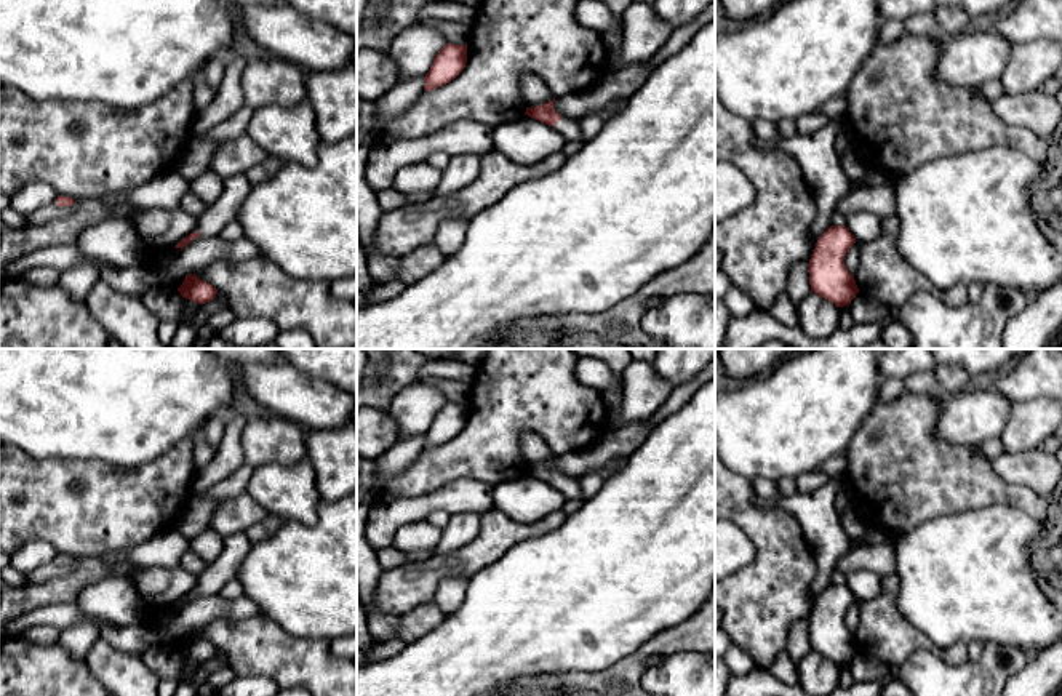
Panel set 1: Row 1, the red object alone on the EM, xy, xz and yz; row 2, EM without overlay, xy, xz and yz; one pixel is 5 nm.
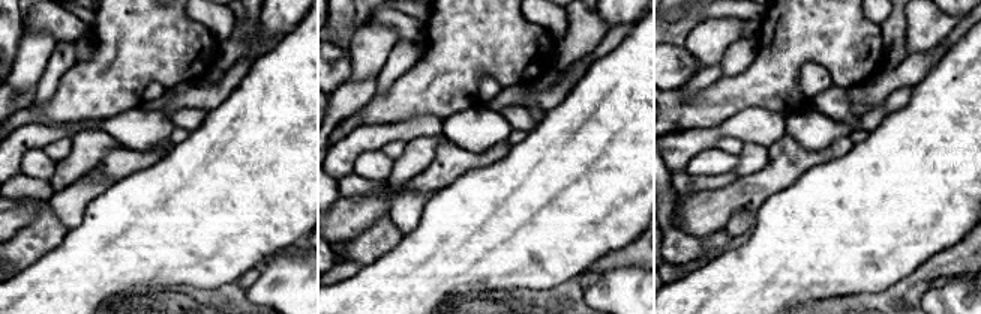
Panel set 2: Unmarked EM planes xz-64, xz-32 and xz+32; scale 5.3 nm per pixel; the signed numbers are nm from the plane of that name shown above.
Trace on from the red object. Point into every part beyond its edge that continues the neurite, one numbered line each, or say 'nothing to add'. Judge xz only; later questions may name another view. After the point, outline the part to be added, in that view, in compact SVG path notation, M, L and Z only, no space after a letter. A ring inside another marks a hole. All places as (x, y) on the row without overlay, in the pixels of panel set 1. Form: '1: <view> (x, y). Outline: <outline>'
1: xz (570, 487). Outline: M560 475L560 480L552 485L560 493L563 493L568 499L579 501L582 499L581 482L579 477Z

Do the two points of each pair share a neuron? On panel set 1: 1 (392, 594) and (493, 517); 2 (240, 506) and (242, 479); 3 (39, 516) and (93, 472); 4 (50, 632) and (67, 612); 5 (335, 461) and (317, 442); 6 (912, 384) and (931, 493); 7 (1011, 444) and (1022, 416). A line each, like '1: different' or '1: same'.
1: same
2: different
3: same
4: different
5: same
6: different
7: same

